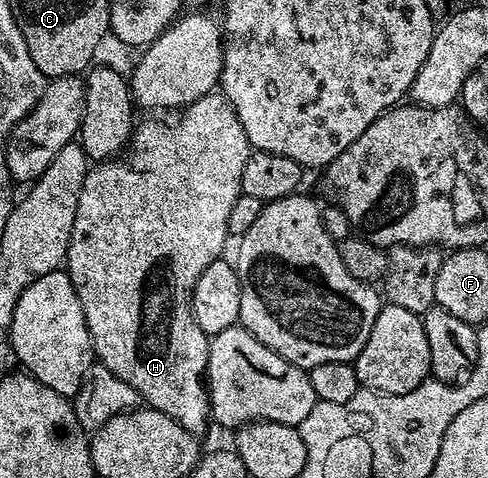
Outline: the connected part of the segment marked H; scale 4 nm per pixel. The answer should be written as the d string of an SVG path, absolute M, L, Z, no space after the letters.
M213 92L194 100L194 104L183 107L182 115L177 122L167 126L164 122L144 122L132 131L132 141L119 156L107 160L100 160L89 169L78 196L77 215L74 217L73 232L70 233L69 250L66 259L66 269L70 280L74 284L74 292L78 292L78 300L82 304L82 312L86 316L86 328L92 337L92 352L99 365L110 368L118 380L126 380L134 392L140 394L141 399L151 409L170 416L186 432L193 436L200 436L207 426L210 426L210 407L208 391L206 389L206 364L208 363L209 335L198 328L192 315L192 289L198 282L198 276L206 272L206 264L214 264L214 260L225 253L224 241L230 238L228 225L230 212L234 209L234 200L240 195L242 184L242 168L246 168L246 160L250 153L248 137L242 132L242 123L238 121L238 112L226 100L226 96Z

